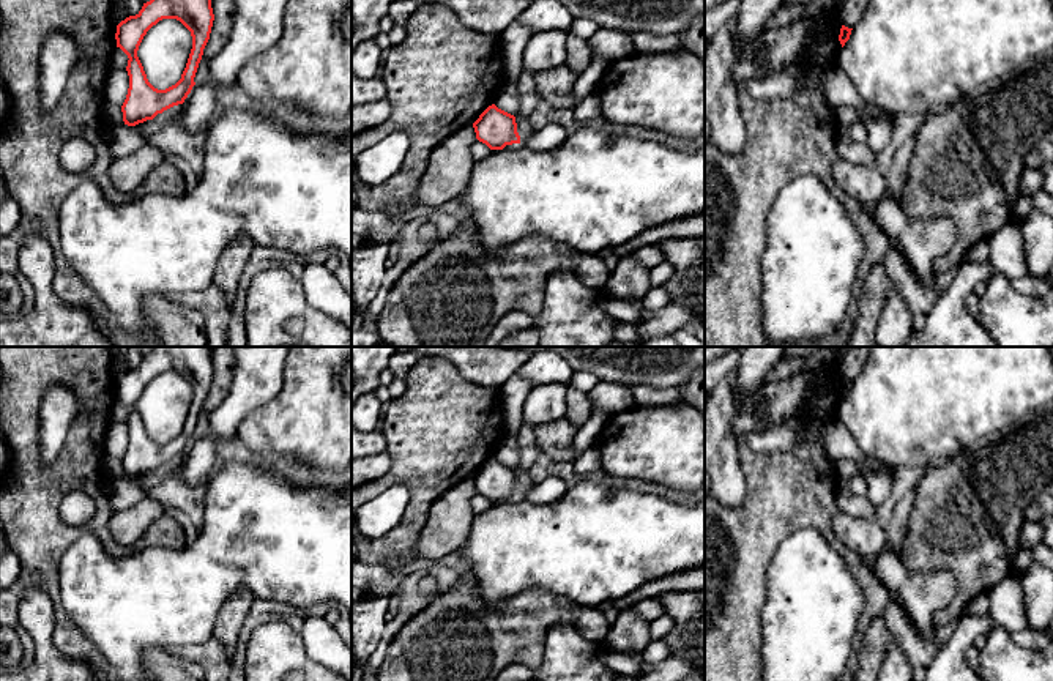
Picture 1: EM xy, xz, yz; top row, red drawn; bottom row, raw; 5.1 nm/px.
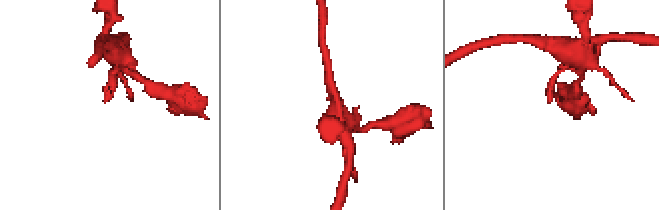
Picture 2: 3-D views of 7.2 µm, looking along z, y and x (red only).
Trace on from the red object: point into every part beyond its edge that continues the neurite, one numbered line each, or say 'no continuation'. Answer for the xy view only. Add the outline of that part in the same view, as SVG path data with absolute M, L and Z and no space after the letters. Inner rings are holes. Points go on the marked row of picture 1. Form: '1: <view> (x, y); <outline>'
no continuation

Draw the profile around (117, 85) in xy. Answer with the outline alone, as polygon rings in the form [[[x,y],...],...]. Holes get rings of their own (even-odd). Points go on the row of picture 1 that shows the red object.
[[[126,69],[112,71],[104,88],[109,104],[123,106],[129,88],[129,76]]]

